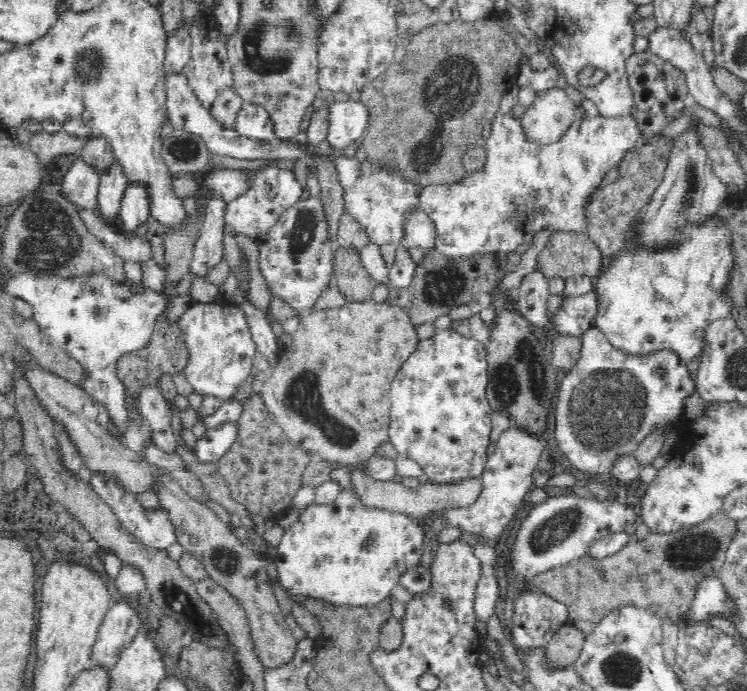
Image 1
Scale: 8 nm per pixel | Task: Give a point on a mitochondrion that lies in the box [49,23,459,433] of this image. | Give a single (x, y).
(90, 66)

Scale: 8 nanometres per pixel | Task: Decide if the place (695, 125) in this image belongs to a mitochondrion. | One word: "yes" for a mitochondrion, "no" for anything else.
no

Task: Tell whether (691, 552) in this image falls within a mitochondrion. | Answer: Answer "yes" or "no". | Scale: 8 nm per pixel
yes

